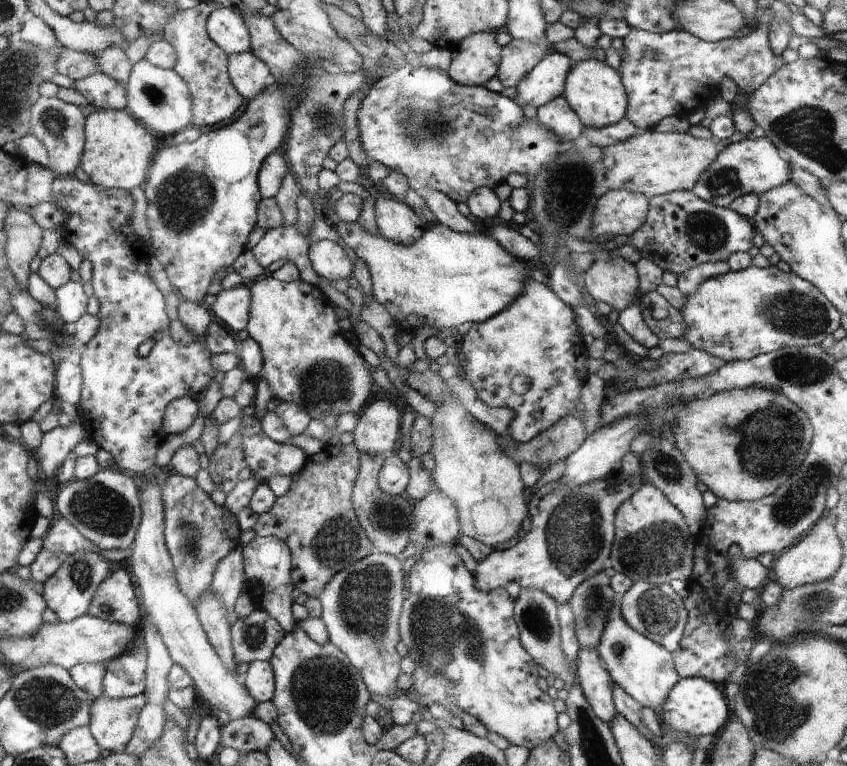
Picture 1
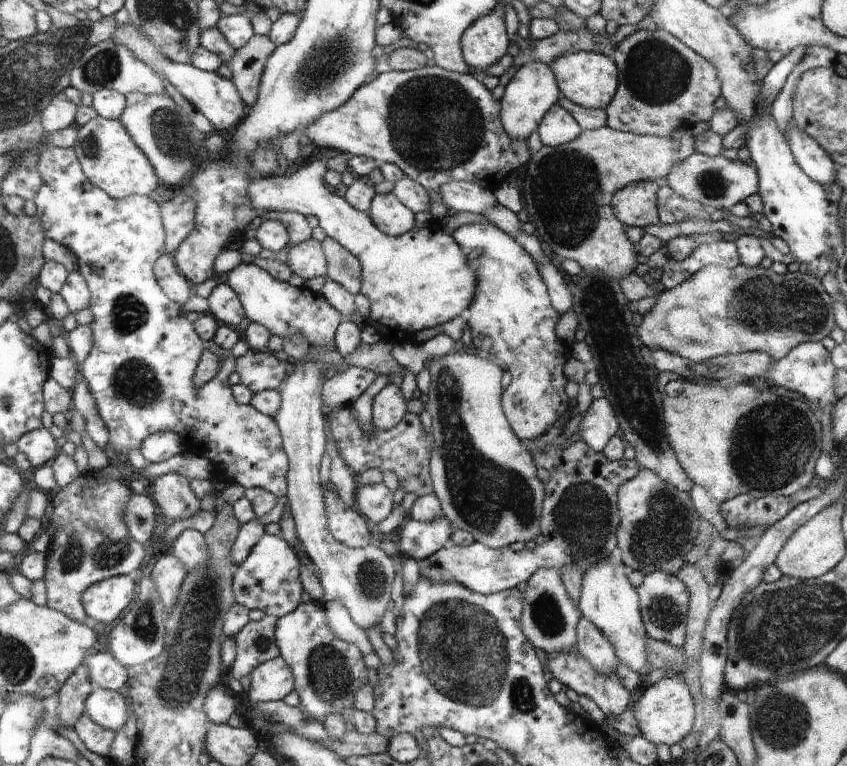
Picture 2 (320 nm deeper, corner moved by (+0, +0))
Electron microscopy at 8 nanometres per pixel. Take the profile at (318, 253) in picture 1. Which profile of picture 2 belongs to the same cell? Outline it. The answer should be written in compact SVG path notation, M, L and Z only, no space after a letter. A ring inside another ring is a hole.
M310 237L308 240L290 245L285 263L290 266L293 274L306 281L316 277L327 278L327 260L321 242Z

